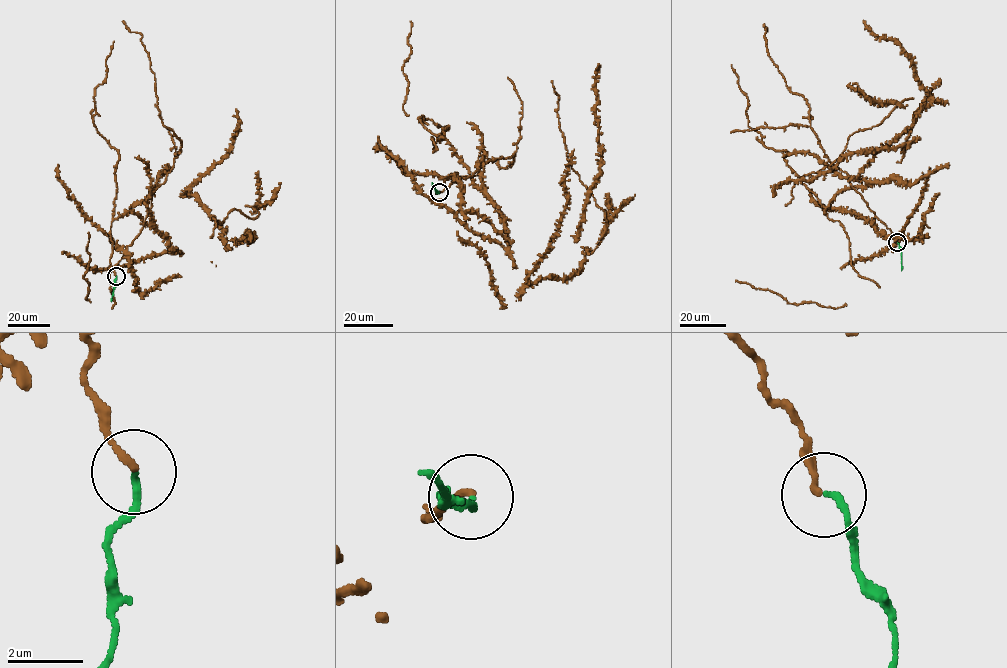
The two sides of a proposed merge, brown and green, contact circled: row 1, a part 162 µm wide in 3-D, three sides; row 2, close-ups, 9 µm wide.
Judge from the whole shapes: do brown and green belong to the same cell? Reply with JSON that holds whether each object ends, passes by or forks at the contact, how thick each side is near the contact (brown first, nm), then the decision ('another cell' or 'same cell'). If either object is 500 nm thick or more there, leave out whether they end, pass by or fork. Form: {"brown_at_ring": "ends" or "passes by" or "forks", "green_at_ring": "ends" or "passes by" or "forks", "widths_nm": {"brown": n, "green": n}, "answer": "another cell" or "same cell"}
{"brown_at_ring": "ends", "green_at_ring": "ends", "widths_nm": {"brown": 170, "green": 180}, "answer": "same cell"}

